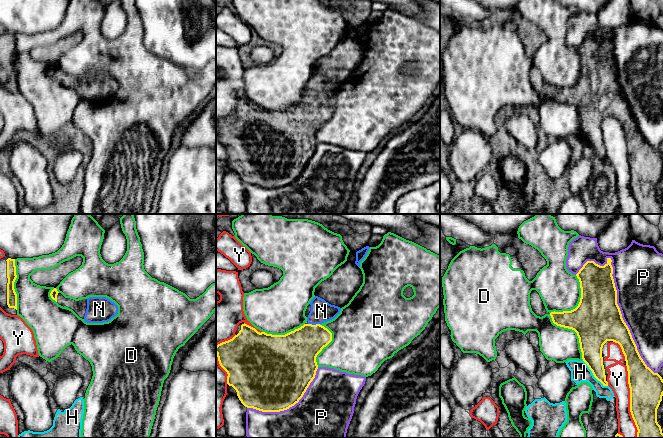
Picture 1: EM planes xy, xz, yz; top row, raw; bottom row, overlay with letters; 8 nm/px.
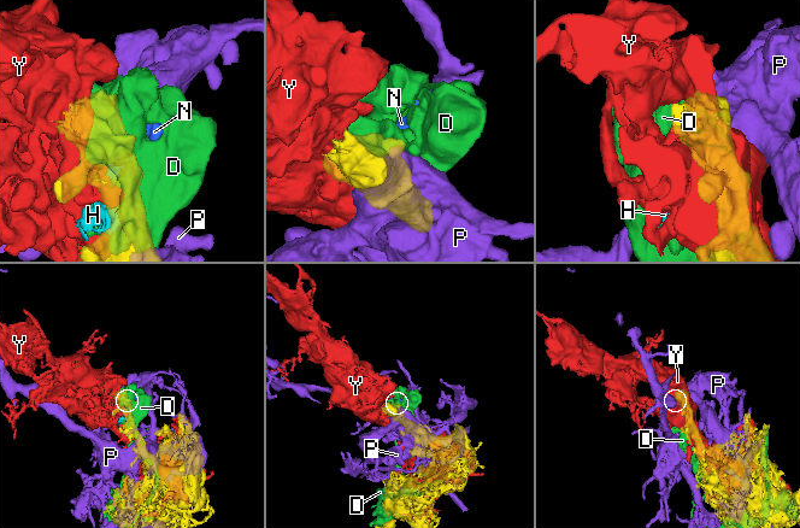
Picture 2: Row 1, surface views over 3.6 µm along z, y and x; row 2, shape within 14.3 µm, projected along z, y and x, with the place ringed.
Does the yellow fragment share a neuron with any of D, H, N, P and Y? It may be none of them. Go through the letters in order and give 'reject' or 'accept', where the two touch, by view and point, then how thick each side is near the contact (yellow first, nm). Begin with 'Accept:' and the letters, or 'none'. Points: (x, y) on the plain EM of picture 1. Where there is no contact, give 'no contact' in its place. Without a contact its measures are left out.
Accept: N
D: reject; contact yz (550, 90); calibres 200 and 320 nm
H: reject; contact yz (593, 150); calibres 190 and 160 nm
N: accept; contact xz (314, 101); calibres 320 and 180 nm
P: reject; contact yz (617, 81); calibres 380 and 380 nm
Y: reject; contact yz (630, 177); calibres 280 and 170 nm

